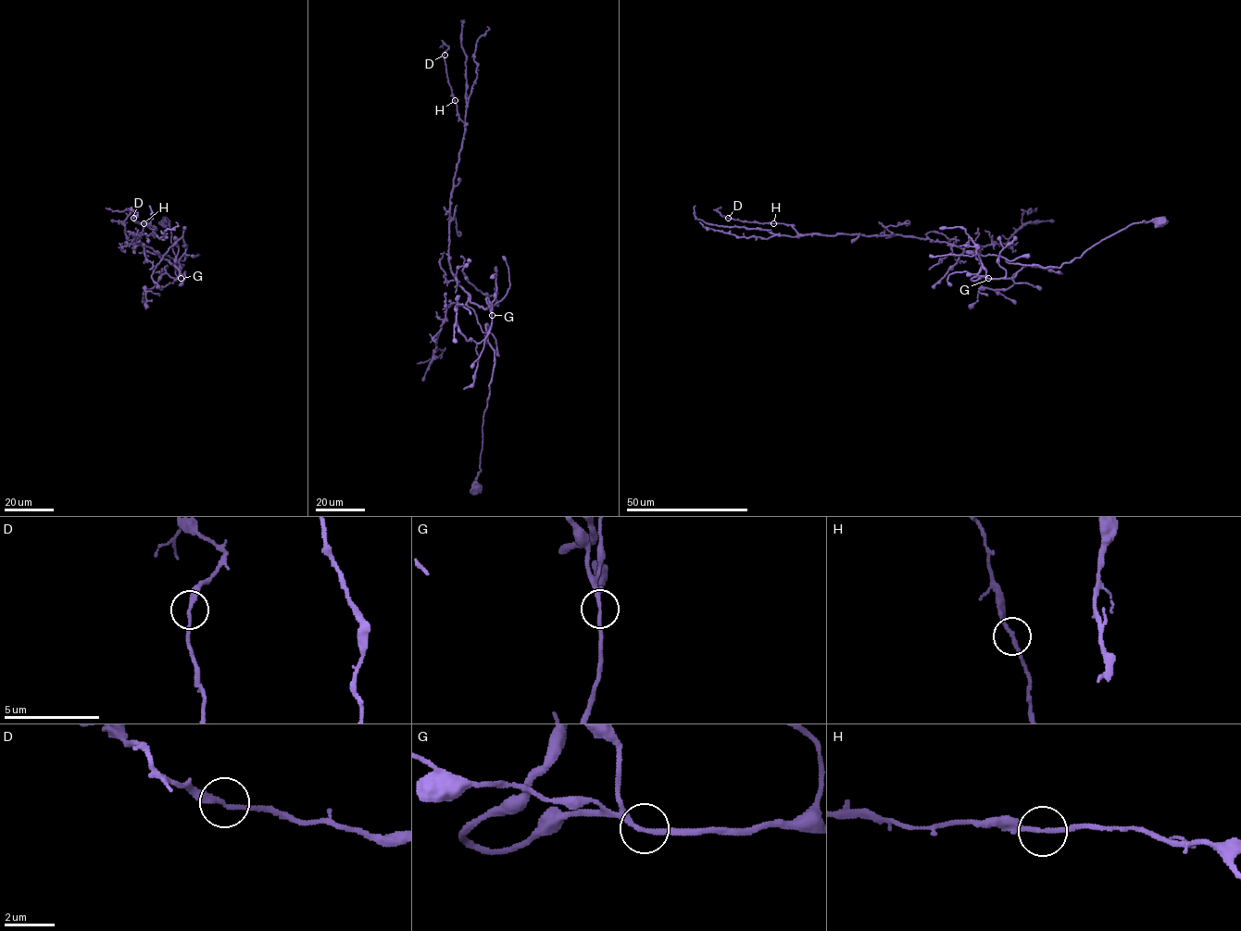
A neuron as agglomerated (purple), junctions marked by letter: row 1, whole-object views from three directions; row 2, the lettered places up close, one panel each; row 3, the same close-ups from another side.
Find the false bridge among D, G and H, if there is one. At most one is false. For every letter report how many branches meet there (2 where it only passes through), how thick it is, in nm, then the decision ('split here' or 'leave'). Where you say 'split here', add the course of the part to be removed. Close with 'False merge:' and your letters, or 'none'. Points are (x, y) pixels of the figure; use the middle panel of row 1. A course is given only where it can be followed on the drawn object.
D: branches 2; calibre 200 nm; leave
G: branches 2; calibre 200 nm; leave
H: branches 2; calibre 180 nm; leave
False merge: none

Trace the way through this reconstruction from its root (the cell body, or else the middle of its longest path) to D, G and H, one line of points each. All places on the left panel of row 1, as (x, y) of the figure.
D: (165, 220), (181, 268), (138, 241), (138, 234), (153, 232), (133, 218)
G: (165, 220), (169, 220), (178, 268), (183, 265), (166, 255), (155, 254), (170, 262), (181, 279)
H: (165, 220), (181, 268), (138, 241), (138, 234), (153, 234), (144, 223)

